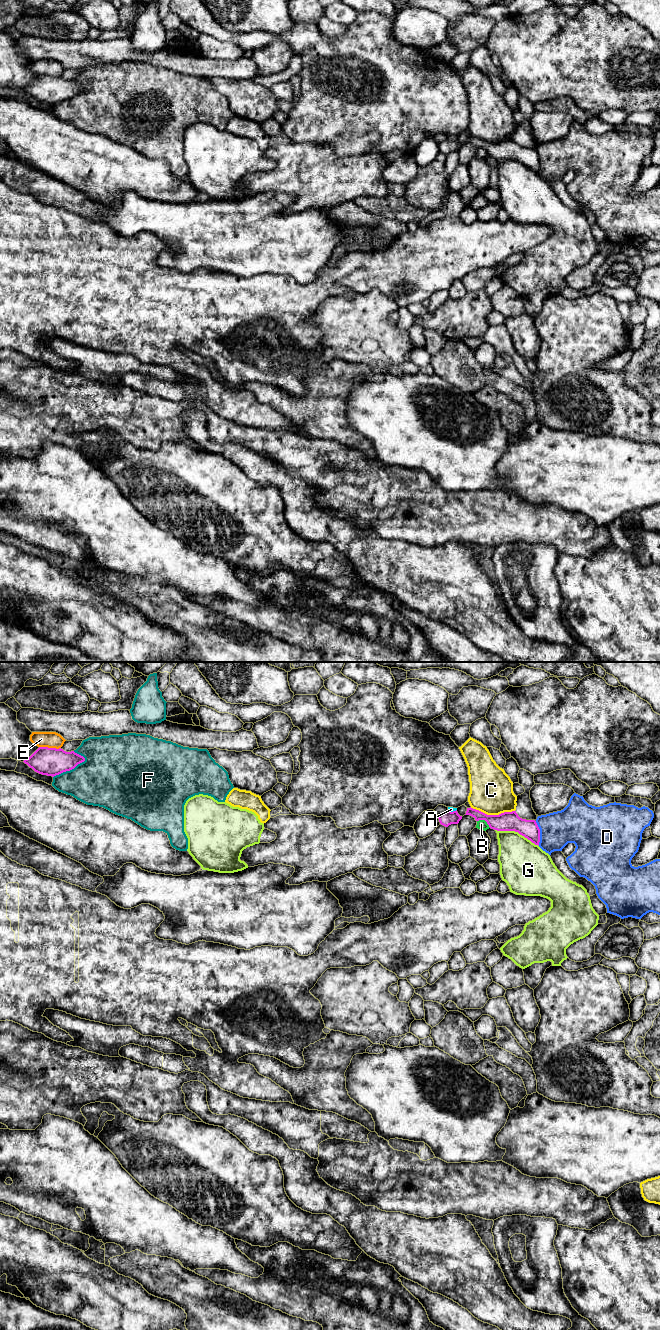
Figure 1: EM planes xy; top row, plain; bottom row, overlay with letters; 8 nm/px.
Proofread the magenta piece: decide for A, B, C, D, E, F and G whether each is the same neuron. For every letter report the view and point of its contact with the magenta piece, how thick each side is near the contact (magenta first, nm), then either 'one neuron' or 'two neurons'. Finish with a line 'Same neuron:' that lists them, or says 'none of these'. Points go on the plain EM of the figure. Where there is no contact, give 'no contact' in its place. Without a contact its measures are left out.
A: meets magenta in xy at (450, 139); 120 nm thick on the magenta side, 40 nm on the other; two neurons
B: meets magenta in xy at (484, 147); 160 nm thick on the magenta side, 80 nm on the other; two neurons
C: meets magenta in xy at (492, 143); 160 nm thick on the magenta side, 360 nm on the other; two neurons
D: meets magenta in xy at (539, 161); 150 nm thick on the magenta side, 280 nm on the other; two neurons
E: meets magenta in xy at (50, 76); 220 nm thick on the magenta side, 130 nm on the other; two neurons
F: meets magenta in xy at (69, 98); 220 nm thick on the magenta side, 400 nm on the other; two neurons
G: meets magenta in xy at (517, 159); 160 nm thick on the magenta side, 360 nm on the other; two neurons
Same neuron: none of these

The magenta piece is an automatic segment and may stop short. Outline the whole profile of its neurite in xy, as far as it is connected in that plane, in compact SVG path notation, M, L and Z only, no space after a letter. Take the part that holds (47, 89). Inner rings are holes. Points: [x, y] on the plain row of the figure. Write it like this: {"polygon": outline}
{"polygon": "M39 75L23 90L39 102L54 105L74 97L84 89L85 86L74 79L66 80L61 76Z"}

